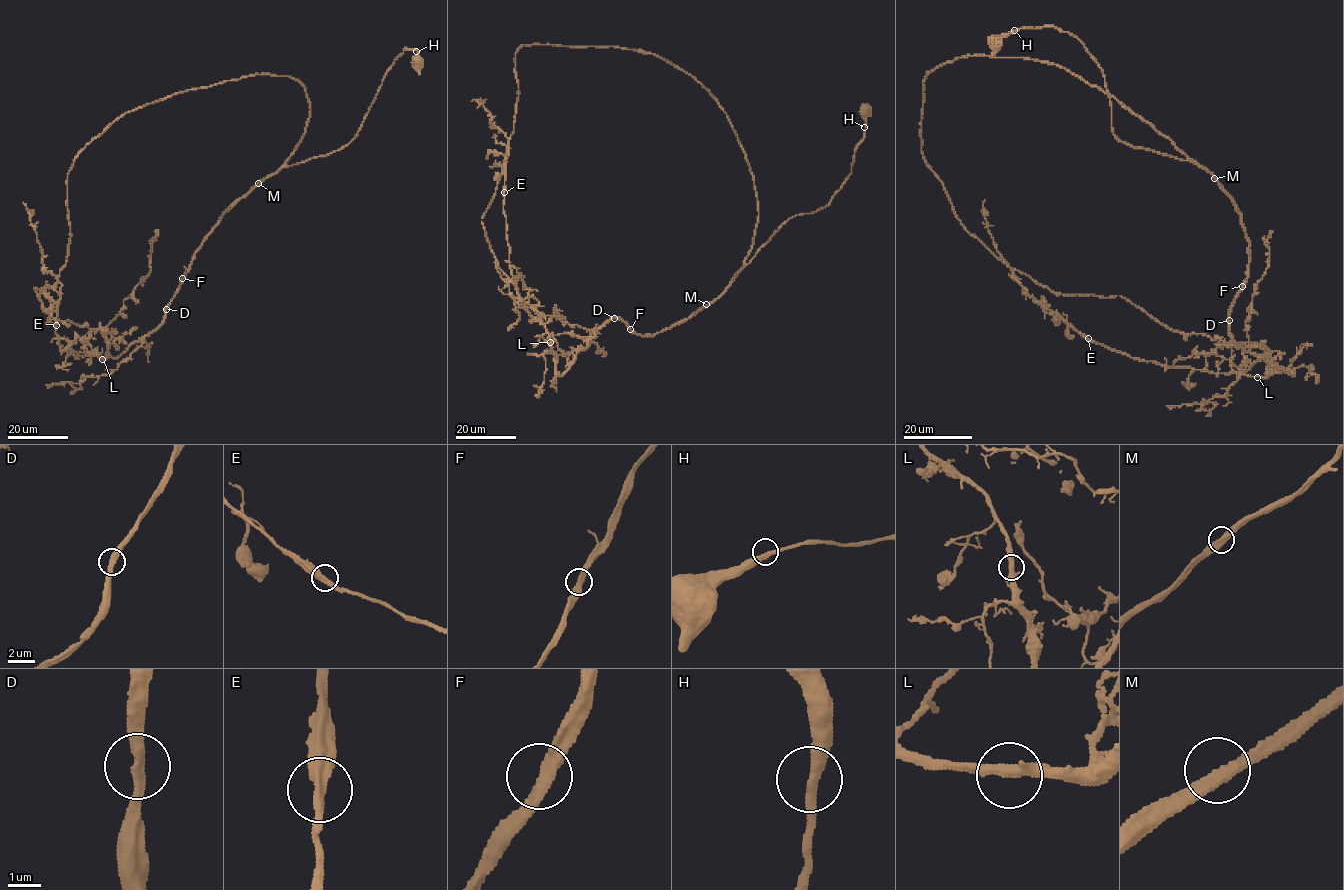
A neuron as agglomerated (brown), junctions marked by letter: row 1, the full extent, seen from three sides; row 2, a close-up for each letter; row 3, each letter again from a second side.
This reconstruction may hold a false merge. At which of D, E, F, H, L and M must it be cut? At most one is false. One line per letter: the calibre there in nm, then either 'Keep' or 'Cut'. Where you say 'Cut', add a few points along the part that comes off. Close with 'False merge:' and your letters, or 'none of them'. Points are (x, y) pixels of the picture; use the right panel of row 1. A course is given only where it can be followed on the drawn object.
D: Thickness 360 nm. Keep
E: Thickness 360 nm. Keep
F: Thickness 340 nm. Keep
H: Thickness 360 nm. Keep
L: Thickness 360 nm. Keep
M: Thickness 360 nm. Keep
False merge: none of them

